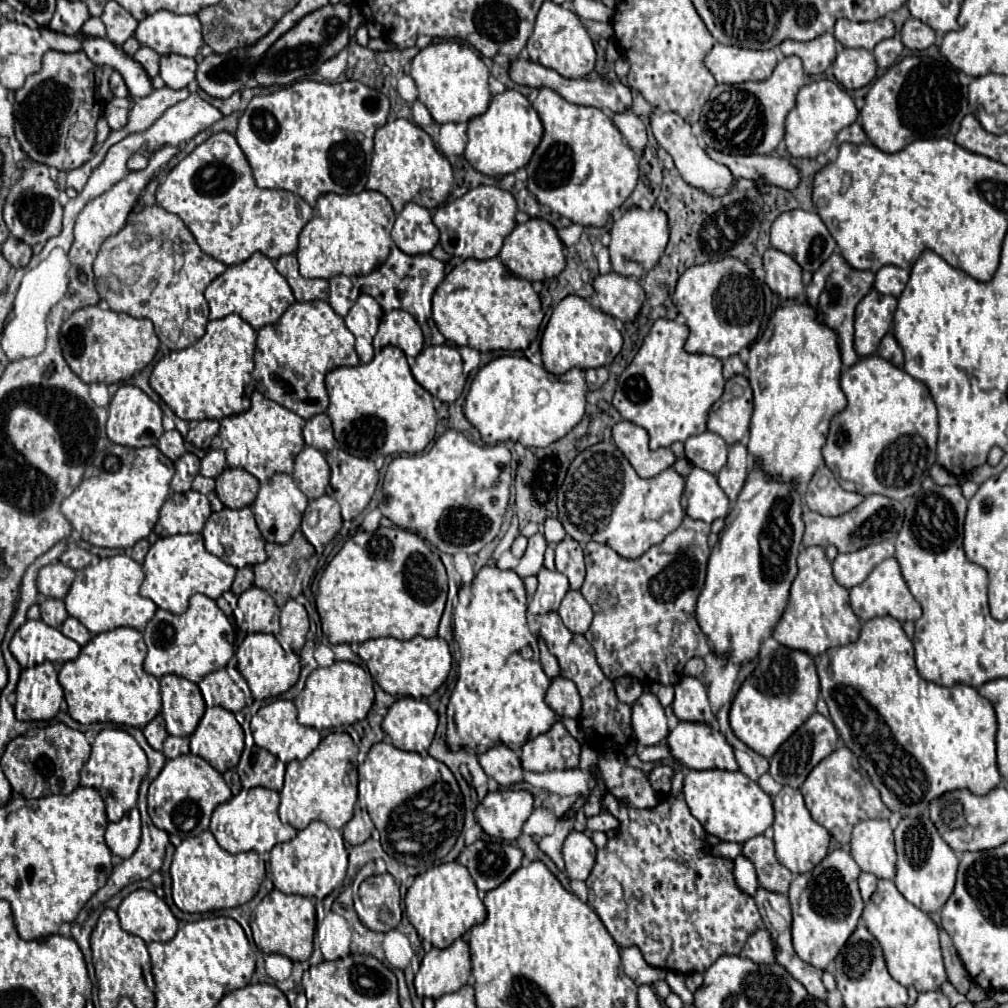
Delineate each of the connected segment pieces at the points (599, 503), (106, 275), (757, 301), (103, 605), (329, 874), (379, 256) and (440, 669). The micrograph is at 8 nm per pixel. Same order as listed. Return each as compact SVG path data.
M597 443L573 459L557 493L557 519L577 543L595 541L611 547L623 559L637 559L681 525L685 515L679 503L683 483L673 467L657 477L641 479L613 443Z
M159 205L145 207L117 235L109 237L101 245L101 251L93 263L97 293L101 295L101 299L105 299L113 311L127 313L135 319L143 317L151 319L159 341L169 349L185 349L205 335L205 325L209 321L209 307L203 297L203 291L225 269L227 269L225 263L201 251L195 237L189 233L189 229L177 215L161 209Z
M721 259L717 263L689 267L677 281L673 305L689 327L685 351L727 359L757 339L765 301L761 281L753 277L751 269L739 259Z
M124 553L99 559L99 563L77 571L77 577L65 597L67 613L79 619L91 633L111 631L117 627L133 627L143 631L147 621L157 611L157 605L151 599L143 599L139 595L143 579L145 579L143 567Z
M313 821L309 827L297 833L289 843L279 843L271 849L271 873L275 889L281 893L295 893L313 899L325 899L331 891L343 885L347 873L347 849L343 835L337 829L327 827L321 821Z
M365 189L357 195L321 195L313 207L313 219L299 235L297 259L301 275L309 279L331 279L335 275L359 277L375 271L391 251L393 223L395 211L379 191Z
M393 637L369 639L359 645L359 657L365 661L371 677L379 683L379 687L391 695L415 697L423 699L433 695L439 685L447 679L451 669L451 653L449 645L441 637L413 637L411 641L399 641Z

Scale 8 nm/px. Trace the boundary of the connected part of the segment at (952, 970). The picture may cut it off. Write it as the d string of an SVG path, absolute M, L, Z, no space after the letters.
M933 913L933 921L939 925L939 933L941 933L941 951L943 951L943 959L945 959L945 971L947 971L947 977L949 977L949 983L963 995L967 995L969 987L971 987L971 977L969 973L965 971L949 935L943 931L941 927L941 921L939 921L939 913Z

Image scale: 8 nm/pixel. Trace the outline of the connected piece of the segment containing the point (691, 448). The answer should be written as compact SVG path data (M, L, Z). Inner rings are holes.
M711 431L689 437L685 441L687 459L695 467L701 467L701 469L705 469L705 471L709 471L713 475L717 475L725 467L727 453L729 453L727 443L717 433L711 433ZM697 451L701 451L701 455L695 455Z

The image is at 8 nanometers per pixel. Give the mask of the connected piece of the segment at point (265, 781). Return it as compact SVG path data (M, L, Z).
M247 747L237 765L237 773L245 789L267 787L273 791L281 791L285 763L281 763L275 755L261 747Z

